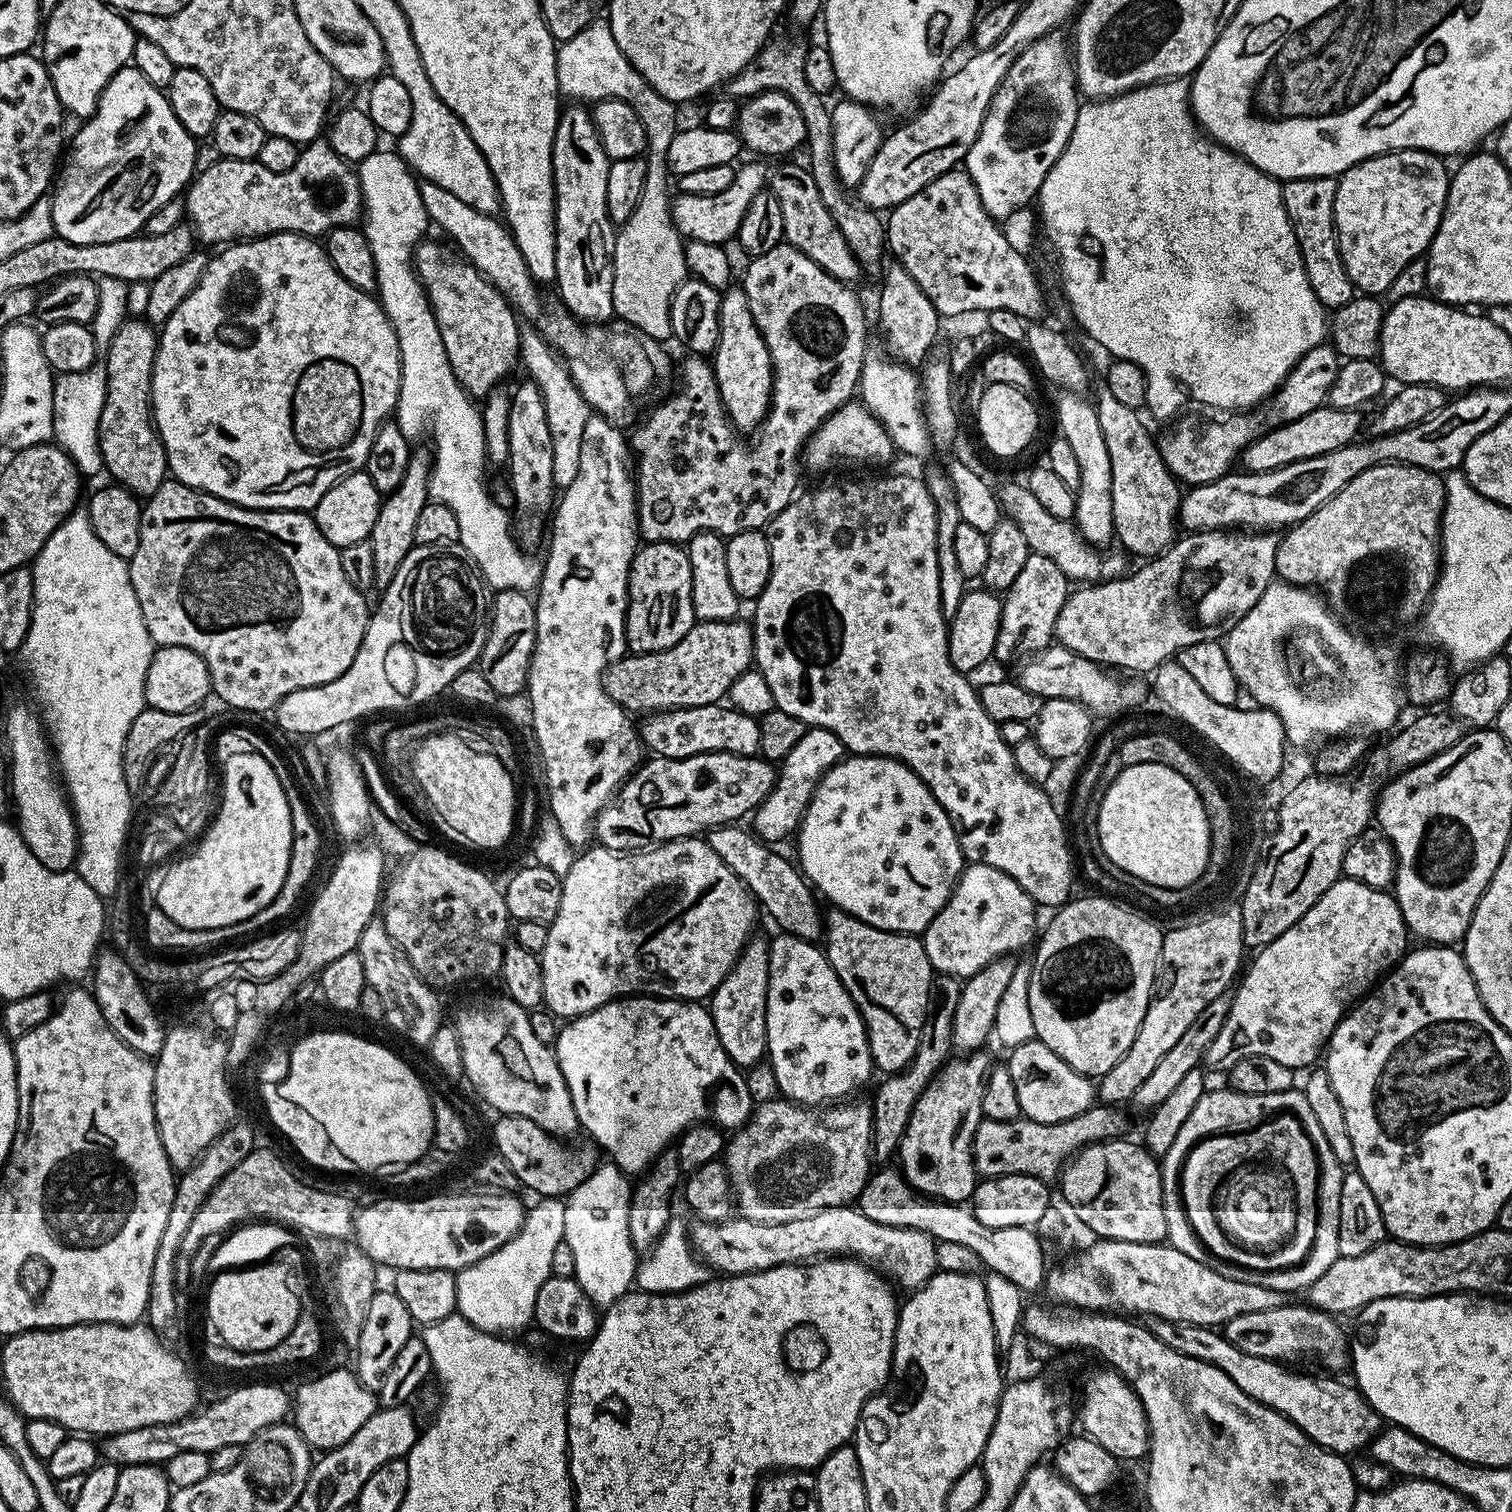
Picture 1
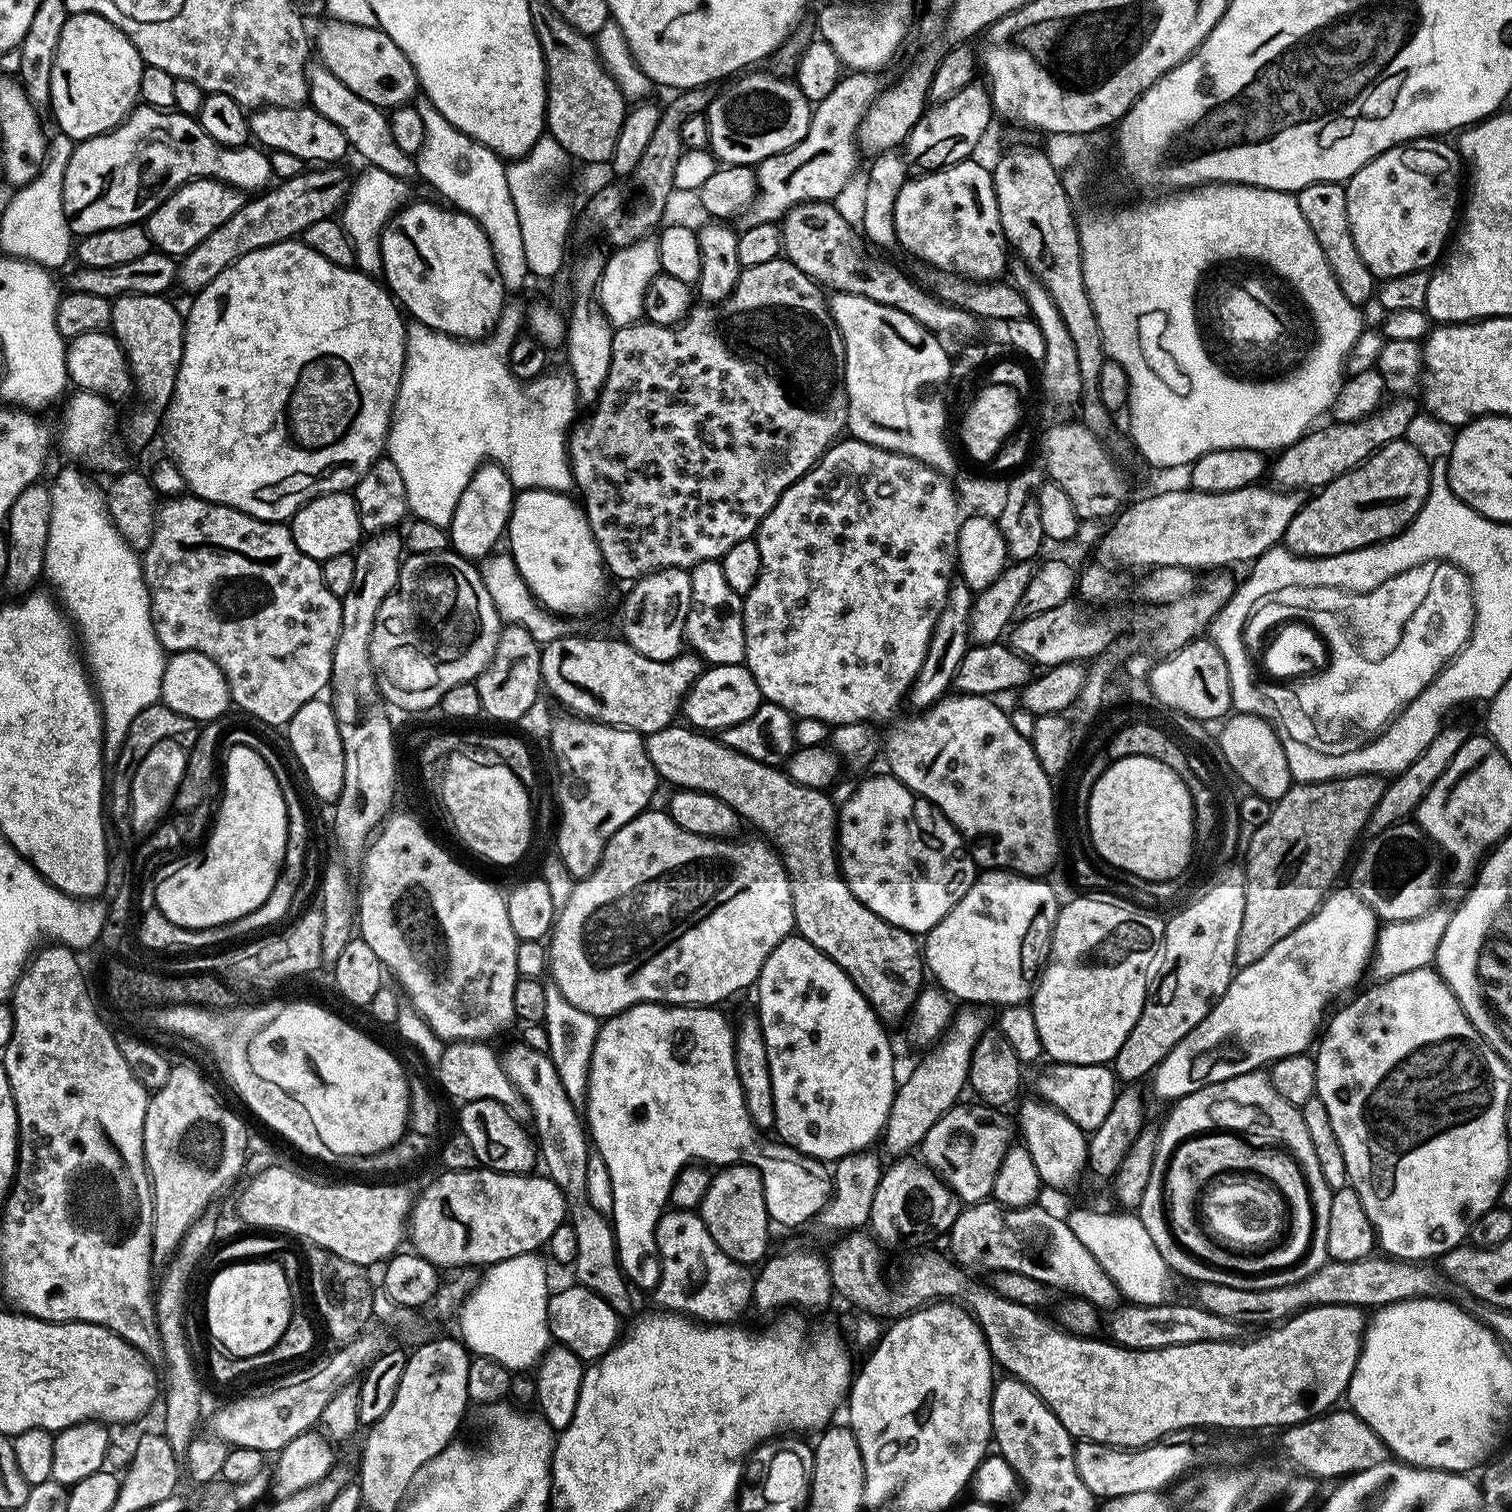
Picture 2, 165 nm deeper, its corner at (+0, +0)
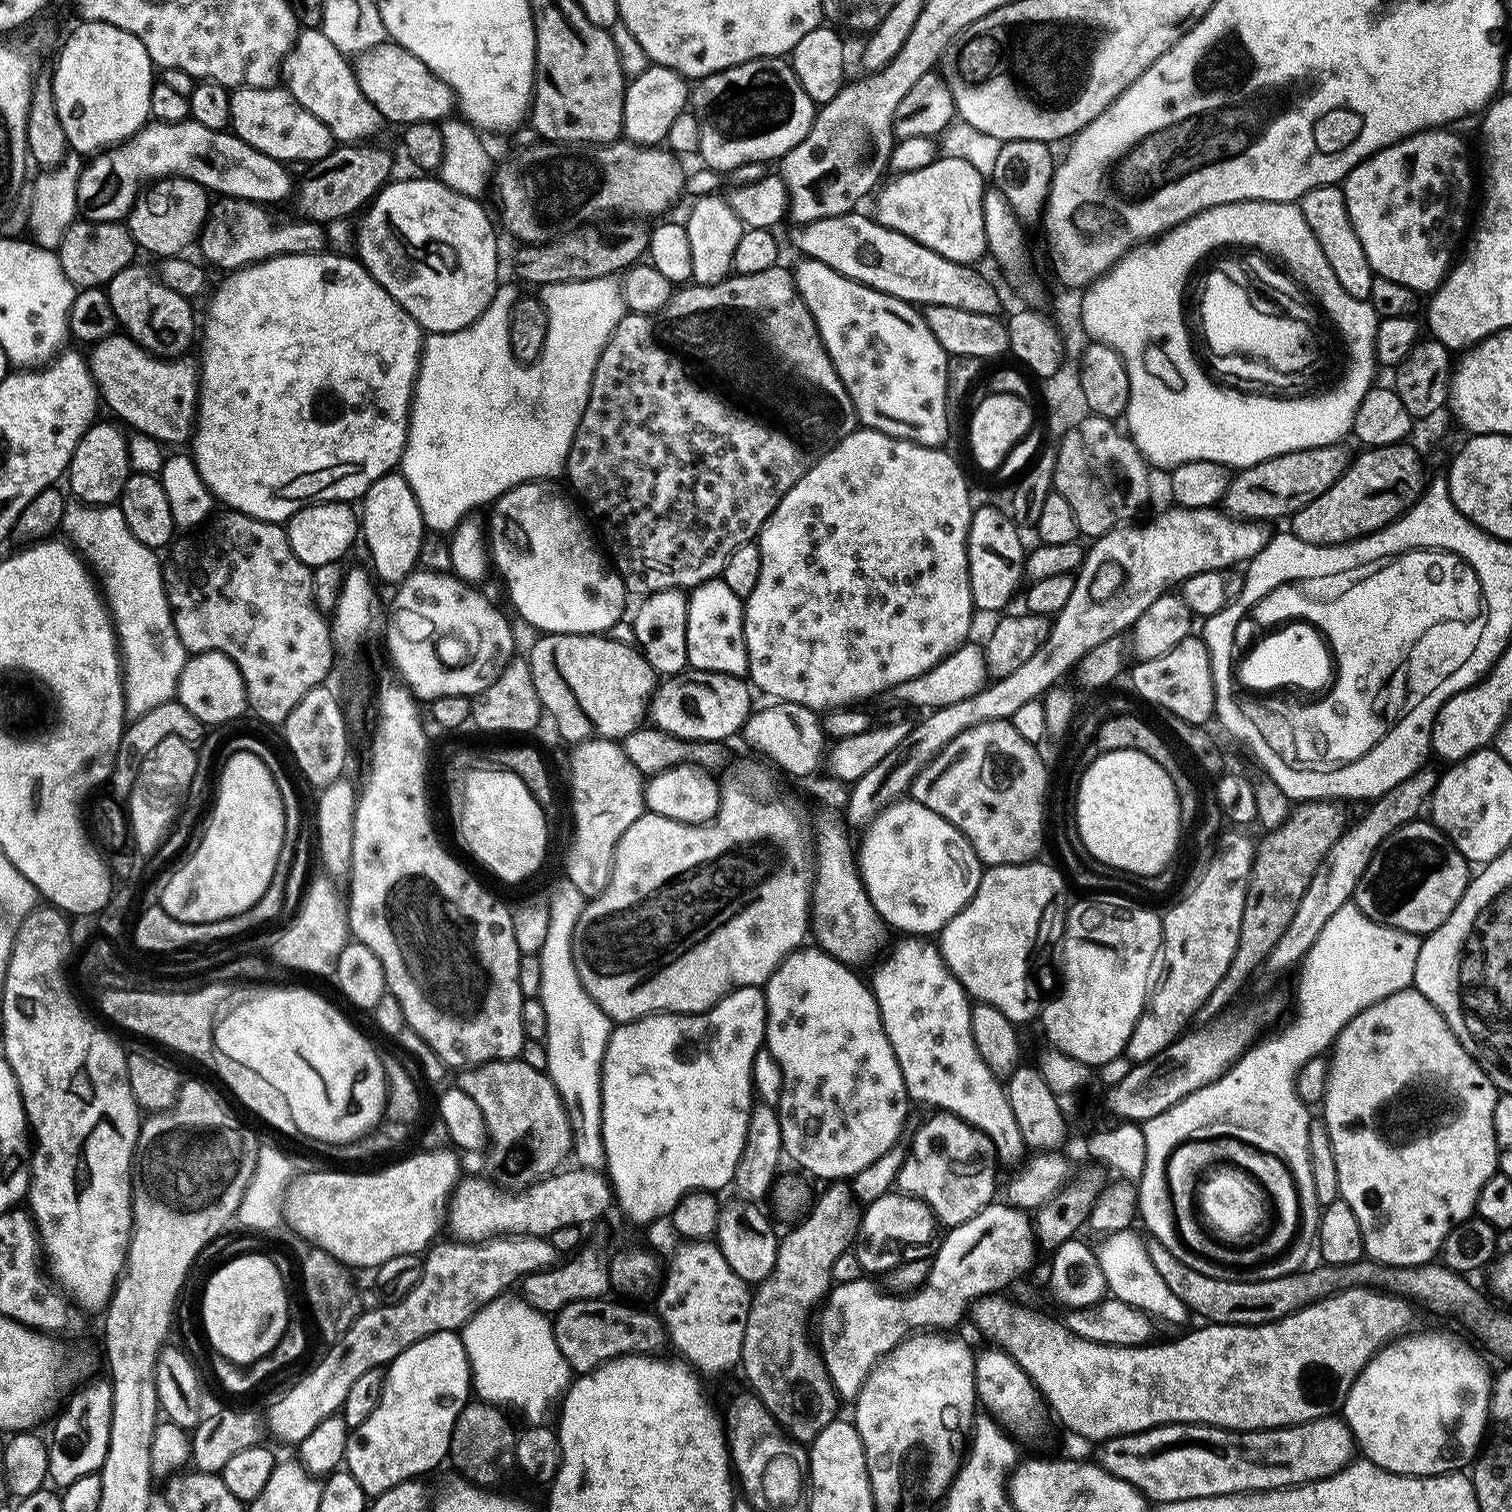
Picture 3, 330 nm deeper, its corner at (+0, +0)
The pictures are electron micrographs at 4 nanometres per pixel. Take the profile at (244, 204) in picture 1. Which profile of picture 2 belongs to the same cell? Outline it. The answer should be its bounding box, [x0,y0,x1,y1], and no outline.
[148,180,245,258]

